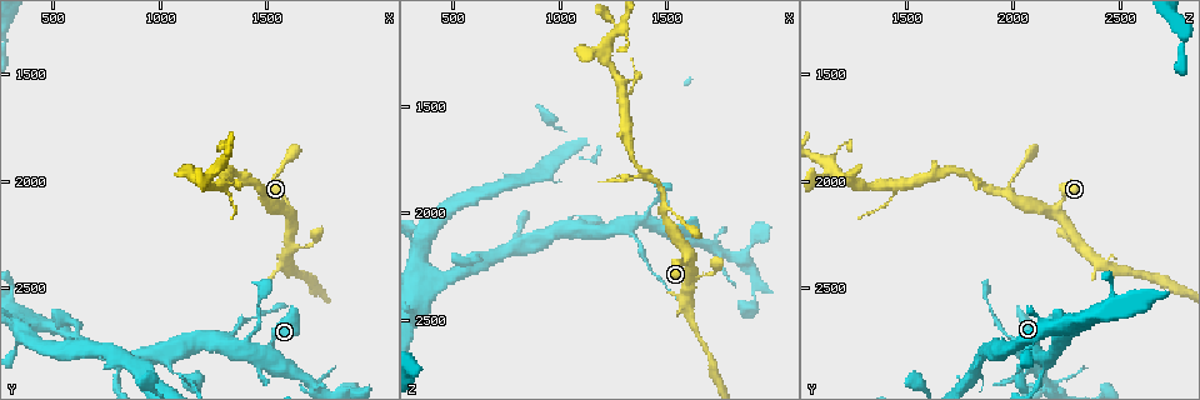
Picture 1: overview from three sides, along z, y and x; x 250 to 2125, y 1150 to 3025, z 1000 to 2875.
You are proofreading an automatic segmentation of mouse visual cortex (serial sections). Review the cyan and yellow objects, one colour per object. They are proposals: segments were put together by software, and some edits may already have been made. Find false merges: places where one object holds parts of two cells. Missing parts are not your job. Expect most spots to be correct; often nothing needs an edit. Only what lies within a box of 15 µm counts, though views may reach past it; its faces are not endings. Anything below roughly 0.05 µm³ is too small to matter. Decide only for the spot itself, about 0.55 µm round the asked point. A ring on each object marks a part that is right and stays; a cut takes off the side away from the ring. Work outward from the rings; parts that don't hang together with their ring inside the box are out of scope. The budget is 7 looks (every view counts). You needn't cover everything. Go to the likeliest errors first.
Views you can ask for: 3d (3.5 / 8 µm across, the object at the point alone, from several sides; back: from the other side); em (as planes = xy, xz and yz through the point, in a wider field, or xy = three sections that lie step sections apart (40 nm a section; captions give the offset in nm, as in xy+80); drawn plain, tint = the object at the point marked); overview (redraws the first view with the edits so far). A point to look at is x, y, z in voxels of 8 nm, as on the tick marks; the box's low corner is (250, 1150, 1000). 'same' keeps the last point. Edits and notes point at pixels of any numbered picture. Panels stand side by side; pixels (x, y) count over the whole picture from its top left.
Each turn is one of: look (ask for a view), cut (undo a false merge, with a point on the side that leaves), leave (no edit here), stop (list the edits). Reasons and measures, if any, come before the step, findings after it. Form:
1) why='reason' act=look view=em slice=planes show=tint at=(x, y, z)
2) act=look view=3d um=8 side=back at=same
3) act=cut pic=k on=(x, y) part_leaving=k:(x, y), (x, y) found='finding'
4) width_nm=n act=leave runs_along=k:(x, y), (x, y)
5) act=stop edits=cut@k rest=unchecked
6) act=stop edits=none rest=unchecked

why='abrupt turn' act=look view=3d um=3.5 at=(1320, 2730, 2080)

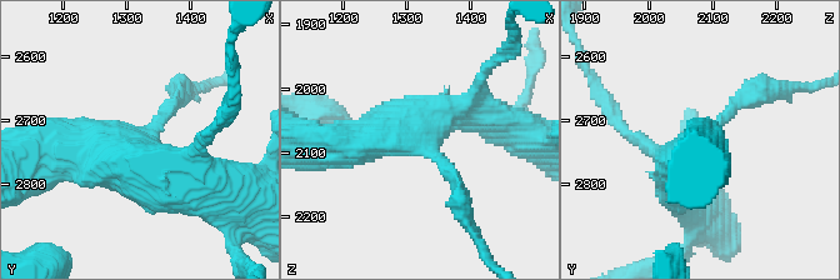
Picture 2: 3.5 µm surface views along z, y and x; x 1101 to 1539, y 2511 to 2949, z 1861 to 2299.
why='now the EM' act=look view=em slice=xy step=2 show=tint at=(1315, 2740, 2070)

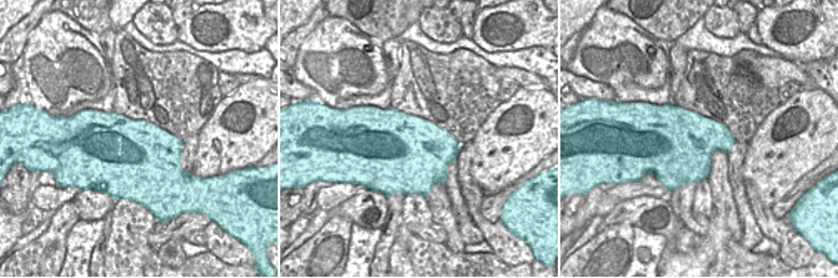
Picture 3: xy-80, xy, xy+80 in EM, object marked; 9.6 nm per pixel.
act=look view=em slice=xy step=1 show=tint at=same

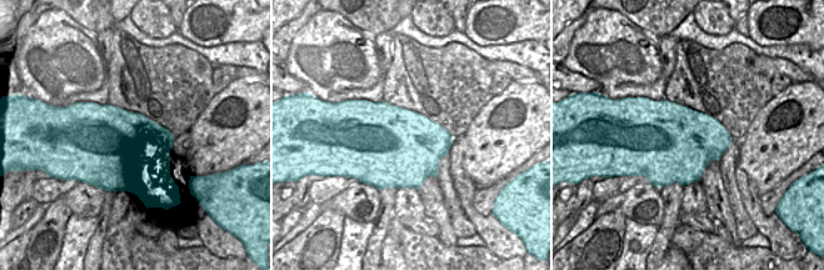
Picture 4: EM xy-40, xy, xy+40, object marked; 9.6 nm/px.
arm_widths_nm=150,400,600 act=cut pic=2 on=(746, 90) part_leaving=2:(720, 121), (761, 90), (820, 86) found='two cells meet here'

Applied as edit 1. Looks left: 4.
why='see it whole again' act=look view=overview

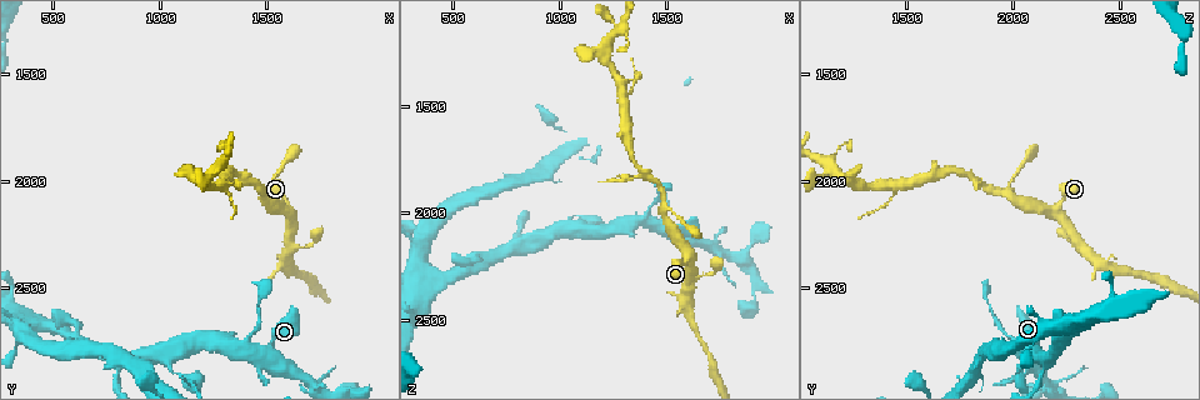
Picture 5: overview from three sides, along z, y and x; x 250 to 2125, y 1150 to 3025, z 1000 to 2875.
act=look view=3d um=3.5 at=(1490, 2080, 2000)

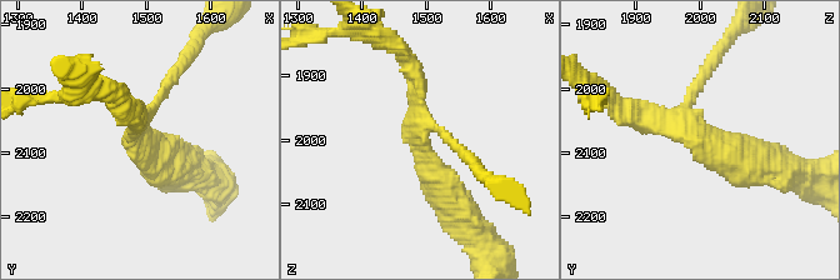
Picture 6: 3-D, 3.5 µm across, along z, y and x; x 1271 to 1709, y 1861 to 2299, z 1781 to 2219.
arms=3 arm_widths_nm=150,200,400 why='shape alone is not enough' act=look view=em slice=planes show=plain at=(1485, 2070, 1985)

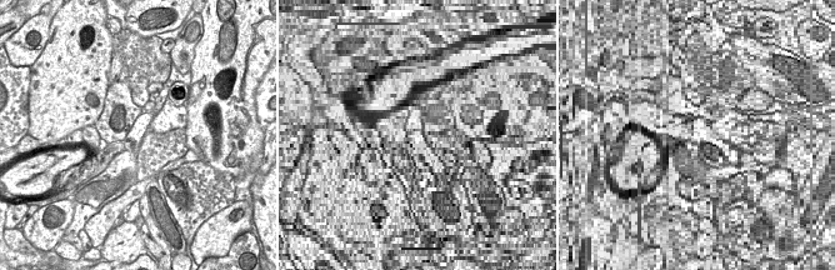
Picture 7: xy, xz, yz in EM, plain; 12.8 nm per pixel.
act=look view=em slice=planes show=tint at=same

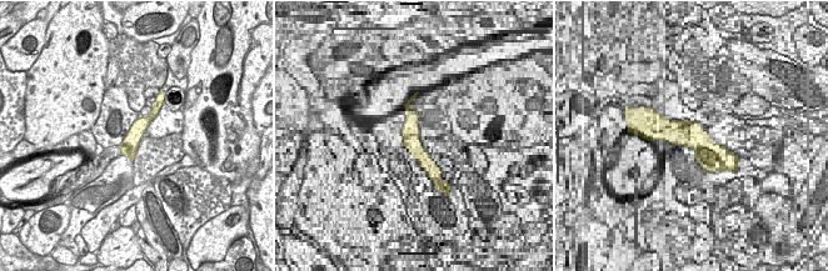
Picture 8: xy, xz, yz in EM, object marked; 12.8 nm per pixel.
act=leave runs_along=6:(753, 164), (615, 103) found='one cell here'

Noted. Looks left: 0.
act=stop edits=cut@2 rest=unchecked

